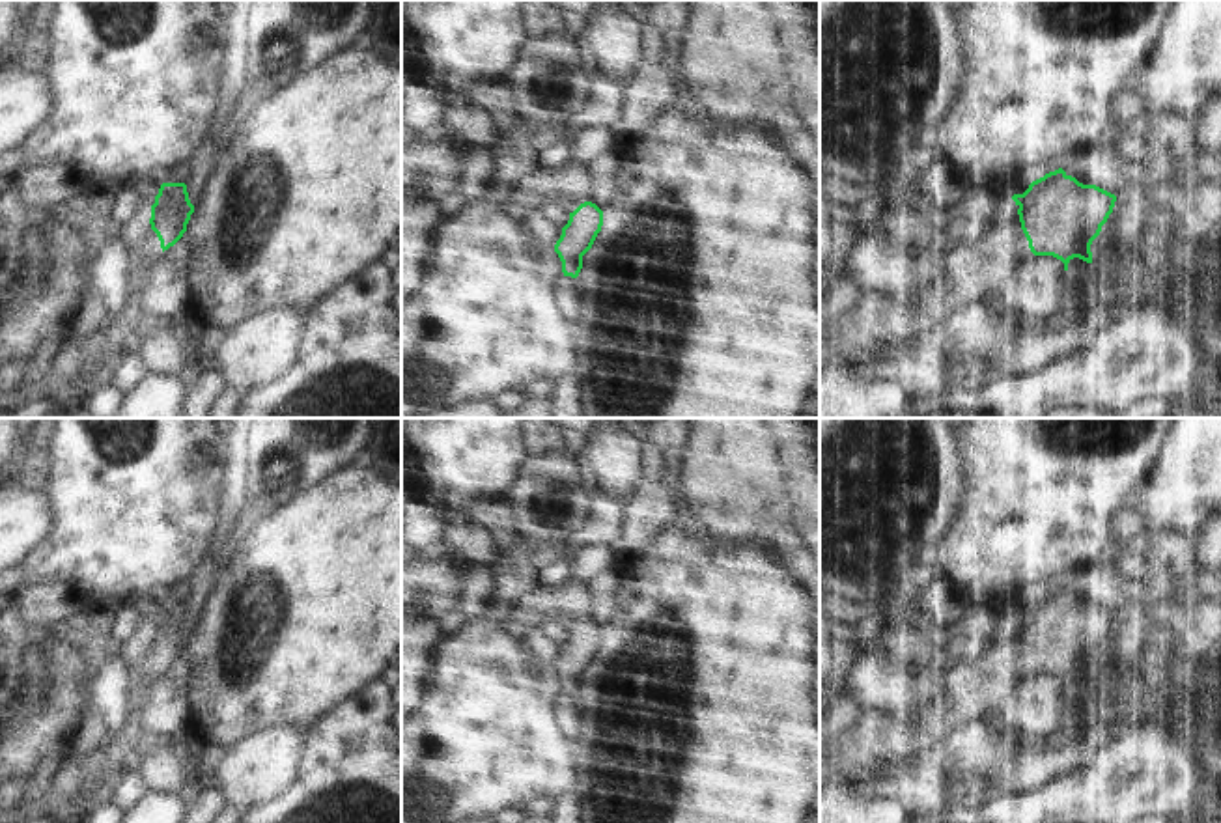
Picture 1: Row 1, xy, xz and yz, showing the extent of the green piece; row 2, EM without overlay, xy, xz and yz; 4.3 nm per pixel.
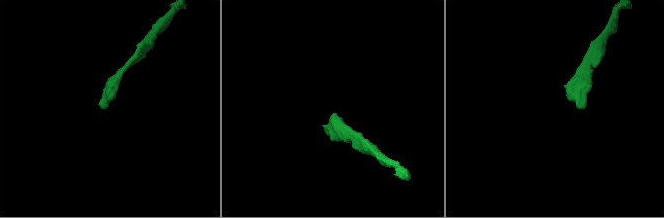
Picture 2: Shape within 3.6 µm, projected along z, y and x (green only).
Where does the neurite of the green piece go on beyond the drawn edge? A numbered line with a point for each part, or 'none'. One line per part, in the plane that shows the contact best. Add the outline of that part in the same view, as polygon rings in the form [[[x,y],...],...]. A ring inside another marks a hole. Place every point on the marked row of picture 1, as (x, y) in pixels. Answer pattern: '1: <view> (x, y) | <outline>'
1: yz (981, 271) | [[[1018,211],[1003,216],[975,244],[947,254],[943,280],[926,291],[913,314],[887,297],[863,295],[842,319],[829,351],[855,362],[900,351],[915,334],[945,323],[963,304],[1003,297],[1014,269],[1031,256]]]

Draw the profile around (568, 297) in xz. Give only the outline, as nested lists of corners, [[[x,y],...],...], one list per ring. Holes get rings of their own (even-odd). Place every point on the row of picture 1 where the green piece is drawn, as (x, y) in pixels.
[[[560,276],[554,284],[556,306],[566,319],[577,323],[581,317],[582,299],[577,280],[571,276]]]

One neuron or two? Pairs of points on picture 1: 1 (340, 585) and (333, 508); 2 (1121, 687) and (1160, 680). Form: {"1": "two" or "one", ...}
{"1": "one", "2": "one"}

